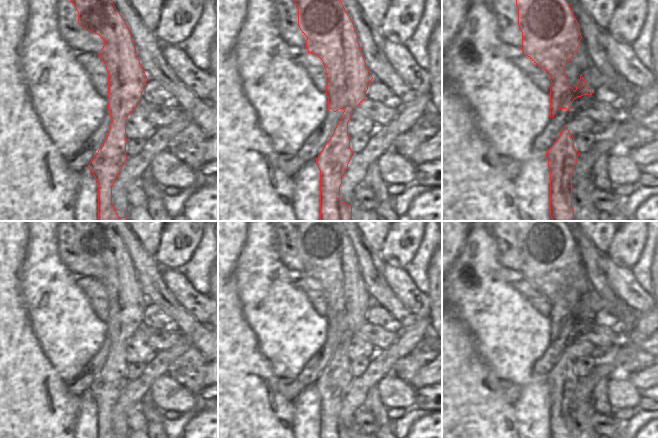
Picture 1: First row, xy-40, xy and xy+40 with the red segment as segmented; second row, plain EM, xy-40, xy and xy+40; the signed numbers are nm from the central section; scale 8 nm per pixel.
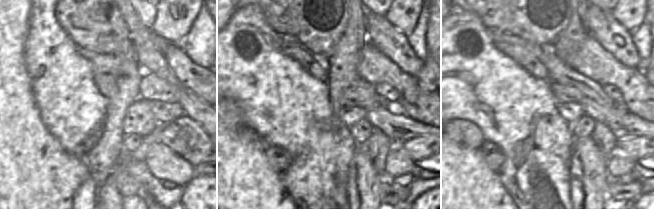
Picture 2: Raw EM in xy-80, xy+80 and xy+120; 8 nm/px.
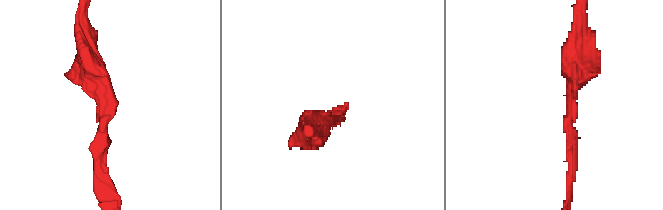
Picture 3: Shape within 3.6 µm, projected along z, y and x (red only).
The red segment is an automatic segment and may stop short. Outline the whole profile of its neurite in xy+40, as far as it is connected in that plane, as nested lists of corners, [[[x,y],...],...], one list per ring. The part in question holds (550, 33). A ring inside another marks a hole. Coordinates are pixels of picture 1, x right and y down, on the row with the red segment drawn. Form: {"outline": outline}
{"outline": [[[516,0],[518,8],[518,26],[522,32],[521,50],[536,65],[545,69],[552,82],[550,86],[550,117],[557,109],[567,109],[570,112],[572,102],[583,95],[592,95],[592,88],[586,84],[582,74],[576,90],[568,84],[564,74],[566,64],[575,51],[578,50],[580,28],[566,0]]]}

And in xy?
{"outline": [[[294,0],[298,8],[298,26],[307,37],[308,53],[317,55],[323,62],[328,82],[327,111],[343,109],[344,112],[326,145],[316,158],[320,170],[320,220],[352,221],[352,205],[340,196],[342,178],[354,155],[350,148],[348,122],[356,108],[366,98],[368,86],[373,79],[366,66],[354,24],[341,0]]]}

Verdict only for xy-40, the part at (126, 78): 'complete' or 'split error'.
complete

